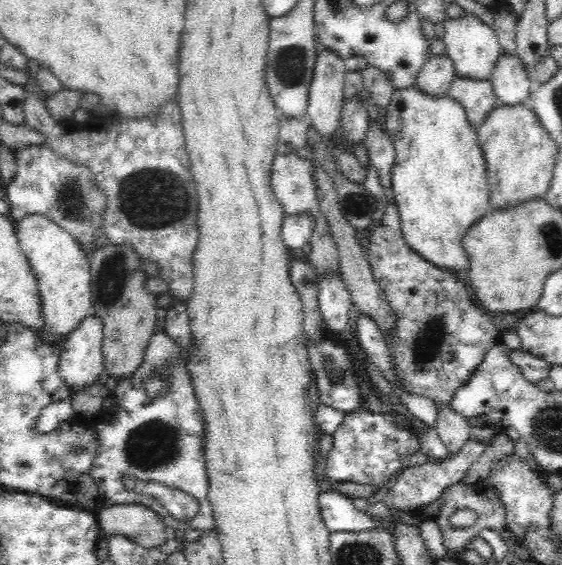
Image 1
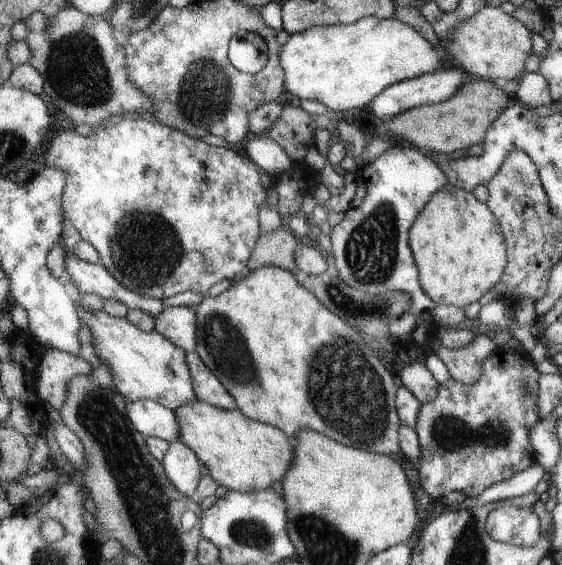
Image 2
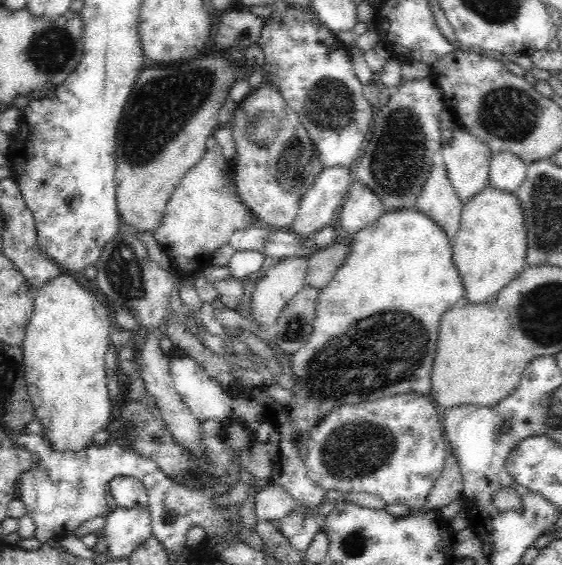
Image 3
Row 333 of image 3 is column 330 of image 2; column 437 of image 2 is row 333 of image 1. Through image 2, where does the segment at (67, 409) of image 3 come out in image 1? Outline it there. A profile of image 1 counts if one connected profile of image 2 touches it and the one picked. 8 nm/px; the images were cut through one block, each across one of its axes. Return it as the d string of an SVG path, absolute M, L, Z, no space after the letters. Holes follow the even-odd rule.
M30 214L14 224L20 248L24 250L32 266L32 272L38 280L38 292L42 298L42 316L46 328L58 340L64 340L64 336L72 334L72 330L76 330L86 316L94 314L90 256L82 250L78 240L68 230L48 220L48 216Z

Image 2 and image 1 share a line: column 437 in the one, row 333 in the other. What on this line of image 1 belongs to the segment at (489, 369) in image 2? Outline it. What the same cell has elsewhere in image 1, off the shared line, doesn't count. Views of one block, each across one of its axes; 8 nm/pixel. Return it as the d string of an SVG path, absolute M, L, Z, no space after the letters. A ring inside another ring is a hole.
M394 202L388 204L380 224L372 224L364 246L374 280L394 312L392 330L384 344L398 386L452 408L452 398L472 380L488 350L500 344L502 332L494 328L490 314L472 300L464 280L456 276L458 272L430 264L406 244L400 210Z

